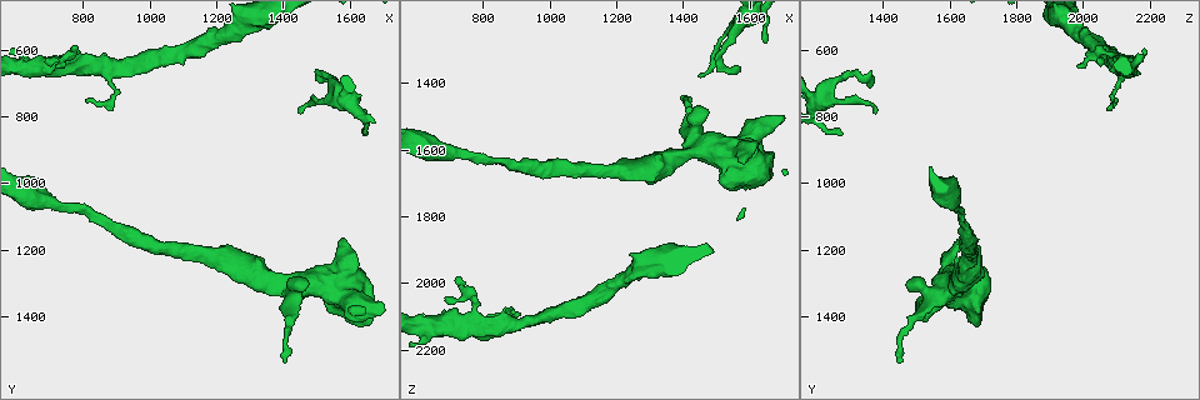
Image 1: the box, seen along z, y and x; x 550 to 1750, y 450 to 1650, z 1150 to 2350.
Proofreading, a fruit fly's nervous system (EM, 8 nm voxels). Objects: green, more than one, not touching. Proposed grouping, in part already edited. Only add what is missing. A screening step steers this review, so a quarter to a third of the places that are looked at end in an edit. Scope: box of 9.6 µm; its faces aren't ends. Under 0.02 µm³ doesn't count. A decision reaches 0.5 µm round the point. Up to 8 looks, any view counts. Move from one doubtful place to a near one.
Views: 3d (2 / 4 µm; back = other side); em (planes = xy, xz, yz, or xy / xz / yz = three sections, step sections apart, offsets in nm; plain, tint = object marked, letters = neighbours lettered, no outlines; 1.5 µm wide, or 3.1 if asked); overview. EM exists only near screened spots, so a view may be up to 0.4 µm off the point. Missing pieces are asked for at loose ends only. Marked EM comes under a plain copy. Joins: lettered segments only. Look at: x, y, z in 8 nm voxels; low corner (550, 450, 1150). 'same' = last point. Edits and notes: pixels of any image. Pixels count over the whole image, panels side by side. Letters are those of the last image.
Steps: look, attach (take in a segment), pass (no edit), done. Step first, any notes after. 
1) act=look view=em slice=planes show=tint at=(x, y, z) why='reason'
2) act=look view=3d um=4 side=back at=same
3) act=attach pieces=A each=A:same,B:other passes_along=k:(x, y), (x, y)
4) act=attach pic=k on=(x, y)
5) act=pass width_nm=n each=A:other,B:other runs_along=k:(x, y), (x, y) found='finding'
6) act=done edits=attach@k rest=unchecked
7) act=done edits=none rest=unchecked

act=look view=3d um=4 side=back at=(1450, 790, 1380) why='thin end'

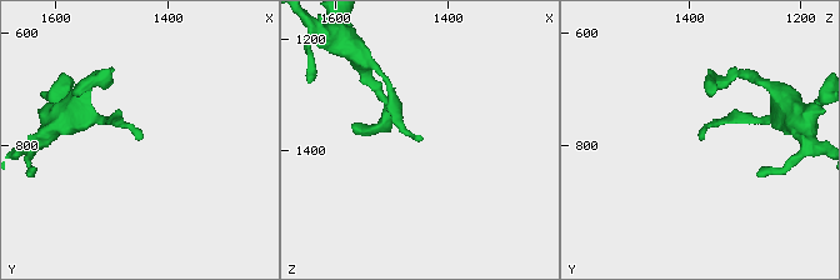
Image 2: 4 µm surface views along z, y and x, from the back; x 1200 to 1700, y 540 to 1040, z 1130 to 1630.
act=look view=em slice=planes show=letters at=(1445, 790, 1380) why='shape alone is not enough'

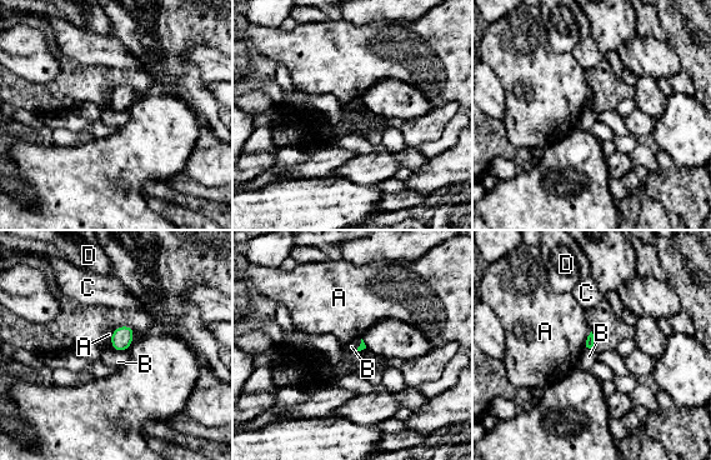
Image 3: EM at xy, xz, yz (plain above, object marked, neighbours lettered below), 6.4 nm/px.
act=pass each=A:other,B:other,C:other,D:other border=3:(113, 348), (126, 350) found='no lettered segment goes on from it'

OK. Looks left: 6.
act=look view=em slice=xy step=8 show=letters at=(1390, 1540, 1470) why='an open end'

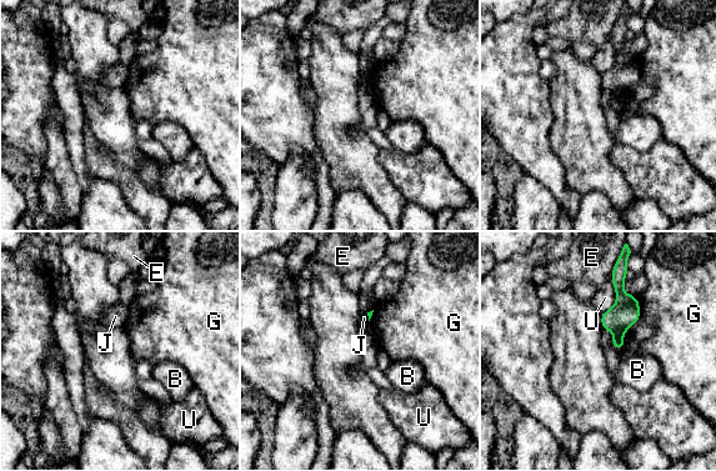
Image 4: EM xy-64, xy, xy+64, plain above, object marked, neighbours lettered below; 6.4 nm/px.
act=pass longest_contact=U:220nm each=B:other,E:other,G:other,J:other,U:other border=4:(611, 282), (615, 302), (601, 315) found='none of them fits'

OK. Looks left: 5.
act=look view=3d um=4 at=(1650, 850, 1290) why='tapers out'

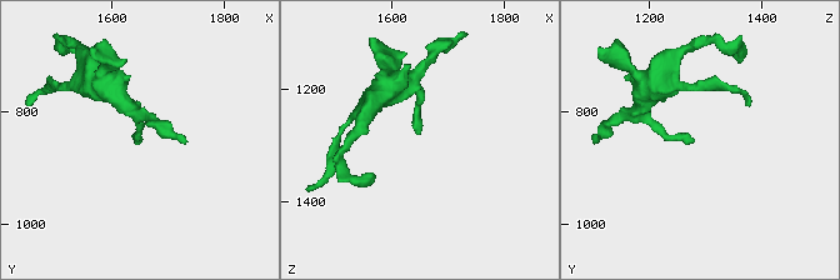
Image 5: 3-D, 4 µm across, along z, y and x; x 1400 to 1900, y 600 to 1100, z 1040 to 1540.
act=look view=em slice=xz step=4 show=letters at=(1650, 850, 1285) why='shape alone is not enough'

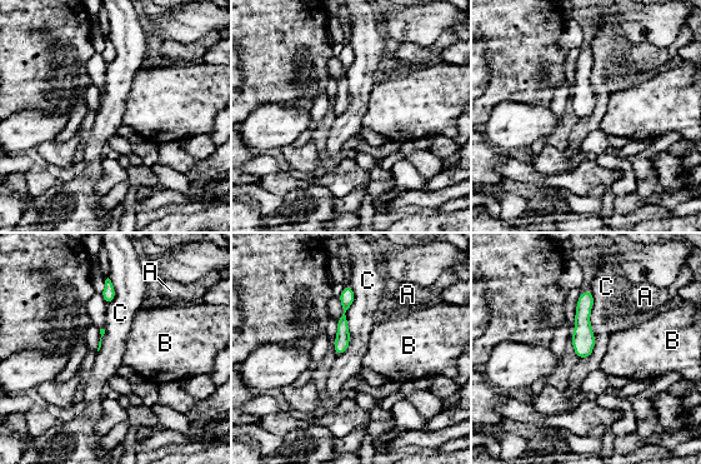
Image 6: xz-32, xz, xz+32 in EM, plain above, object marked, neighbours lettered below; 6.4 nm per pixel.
act=pass each=A:other,B:other,C:other border=6:(592, 290), (594, 349), (579, 359) found='none of them fits'

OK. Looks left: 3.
act=done edits=none rest=unchecked

